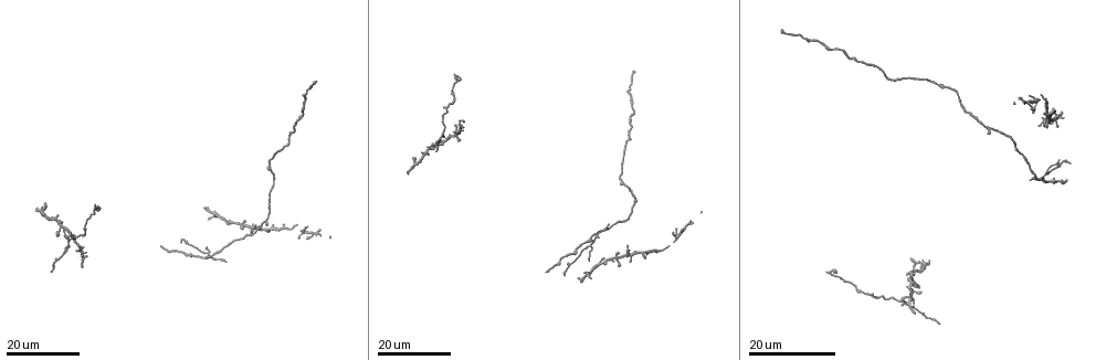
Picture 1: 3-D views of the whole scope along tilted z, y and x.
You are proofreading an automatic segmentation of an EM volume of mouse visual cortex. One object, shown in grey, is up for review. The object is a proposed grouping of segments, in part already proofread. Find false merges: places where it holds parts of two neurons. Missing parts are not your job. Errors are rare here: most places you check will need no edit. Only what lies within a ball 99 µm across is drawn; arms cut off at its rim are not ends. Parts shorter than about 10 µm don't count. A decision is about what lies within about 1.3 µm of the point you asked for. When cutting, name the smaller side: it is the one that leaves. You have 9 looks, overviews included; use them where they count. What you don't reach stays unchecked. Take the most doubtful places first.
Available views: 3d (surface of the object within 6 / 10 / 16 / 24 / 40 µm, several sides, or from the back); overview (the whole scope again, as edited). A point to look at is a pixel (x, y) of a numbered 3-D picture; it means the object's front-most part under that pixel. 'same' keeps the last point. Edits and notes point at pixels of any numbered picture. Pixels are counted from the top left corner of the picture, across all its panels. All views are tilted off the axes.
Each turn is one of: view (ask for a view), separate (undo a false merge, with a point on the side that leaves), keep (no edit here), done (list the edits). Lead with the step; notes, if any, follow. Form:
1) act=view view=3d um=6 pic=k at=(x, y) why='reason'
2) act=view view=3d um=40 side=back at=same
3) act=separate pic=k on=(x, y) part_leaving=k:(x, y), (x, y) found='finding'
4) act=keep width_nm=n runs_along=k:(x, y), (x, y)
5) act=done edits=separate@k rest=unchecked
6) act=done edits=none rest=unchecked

act=view view=3d um=16 pic=1 at=(913, 304) why='two arms in line, one across'

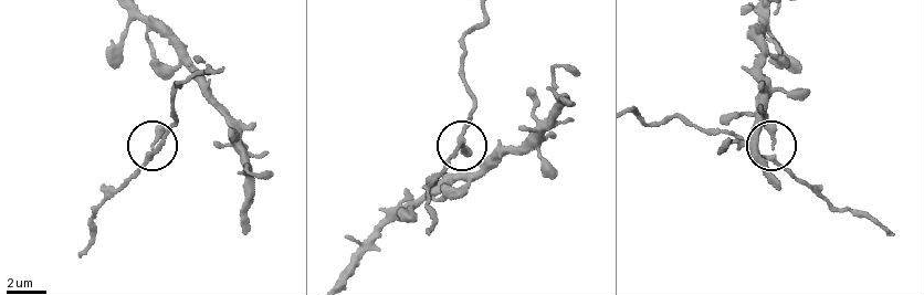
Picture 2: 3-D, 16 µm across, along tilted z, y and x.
act=view view=3d um=10 pic=2 at=(154, 143)

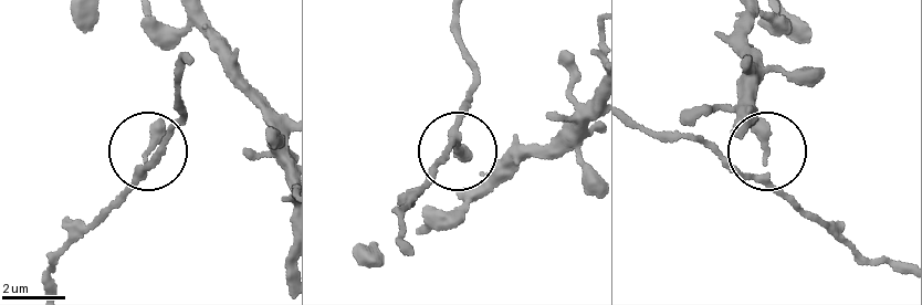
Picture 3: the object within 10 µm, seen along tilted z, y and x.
act=keep width_nm=190 found='all the same neuron'

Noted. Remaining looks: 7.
act=view view=3d um=16 pic=1 at=(1042, 120) why='three-way junction'

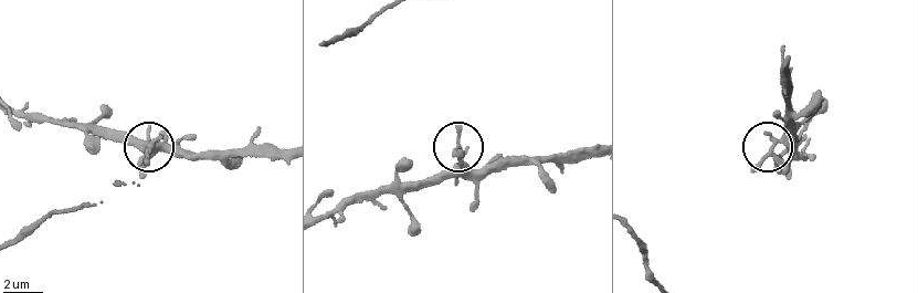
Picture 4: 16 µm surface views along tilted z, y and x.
act=view view=3d um=10 pic=4 at=(772, 153)

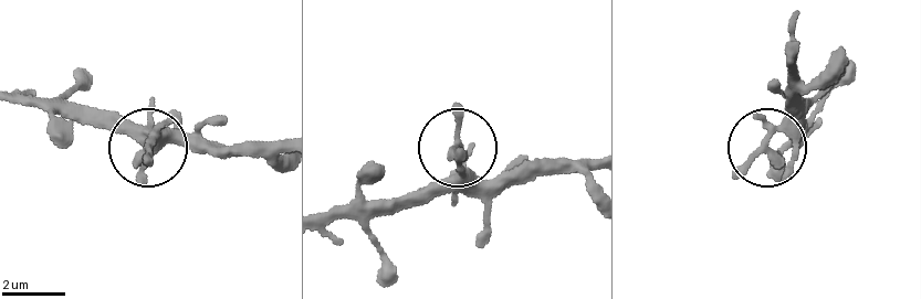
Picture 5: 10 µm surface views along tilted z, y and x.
act=keep found='one neuron here'

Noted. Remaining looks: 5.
act=view view=3d um=16 pic=1 at=(300, 115) why='calibre changes'

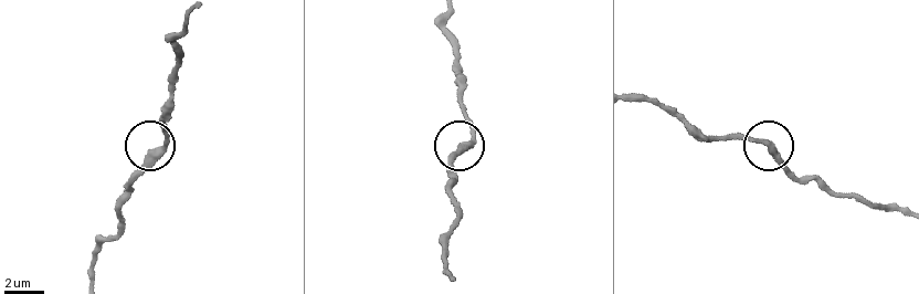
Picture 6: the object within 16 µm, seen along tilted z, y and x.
act=view view=3d um=6 pic=6 at=(765, 143) why='closer look'

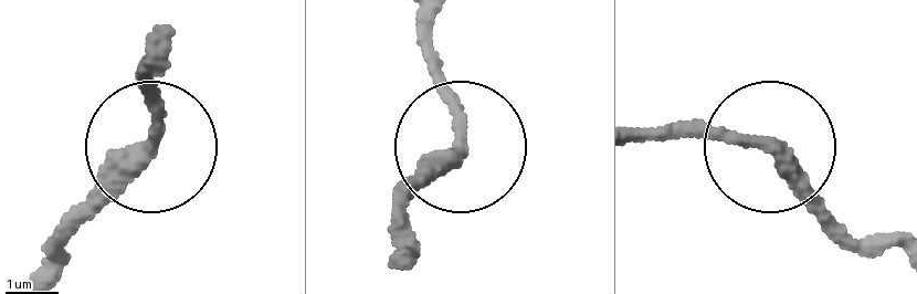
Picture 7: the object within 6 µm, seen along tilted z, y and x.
act=keep width_nm=300 runs_along=7:(905, 256), (829, 230), (763, 142), (642, 130) found='continuous, no second neuron'

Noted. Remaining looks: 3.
act=view view=3d um=24 pic=1 at=(1015, 144)

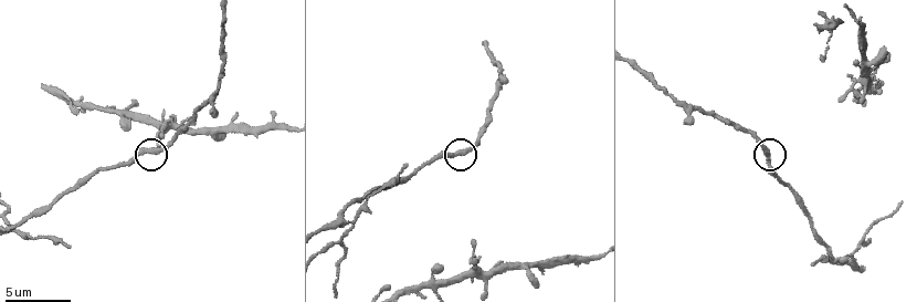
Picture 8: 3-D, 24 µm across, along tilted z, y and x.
act=view view=3d um=10 pic=8 at=(457, 152)

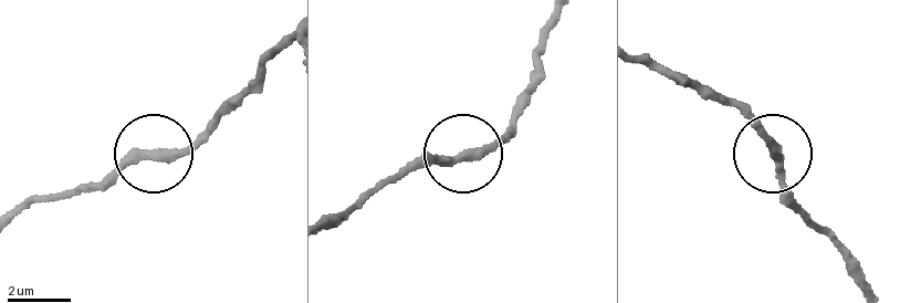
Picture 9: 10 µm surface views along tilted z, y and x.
act=keep side_arm_um=37 runs_along=9:(326, 225), (414, 169), (477, 152), (506, 127), (516, 104) found='all the same neuron'

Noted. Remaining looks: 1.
act=done edits=none rest=unchecked

